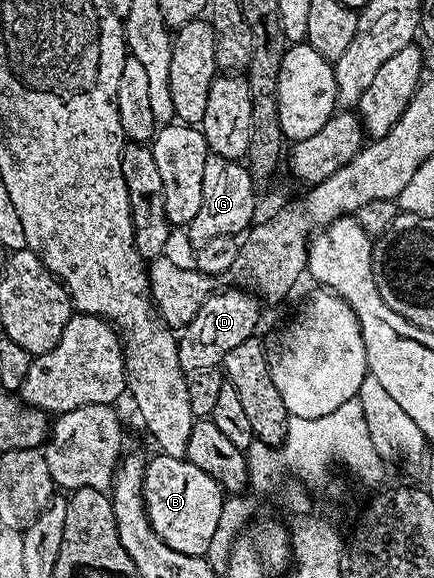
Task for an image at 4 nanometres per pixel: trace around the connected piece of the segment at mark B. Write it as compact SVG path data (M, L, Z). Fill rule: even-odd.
M156 453L156 458L148 461L145 465L143 477L143 504L147 507L147 519L157 536L169 548L181 552L185 556L204 557L212 543L213 532L216 531L217 520L220 519L221 508L225 499L225 491L213 476L201 472L192 462L186 458L174 458L168 454Z

